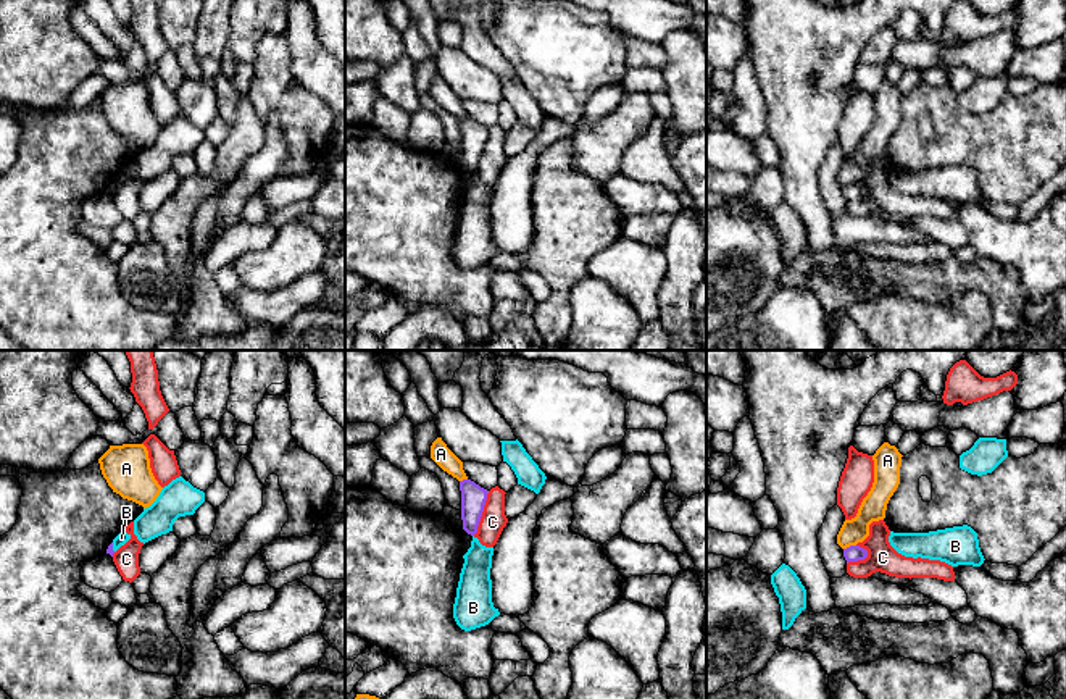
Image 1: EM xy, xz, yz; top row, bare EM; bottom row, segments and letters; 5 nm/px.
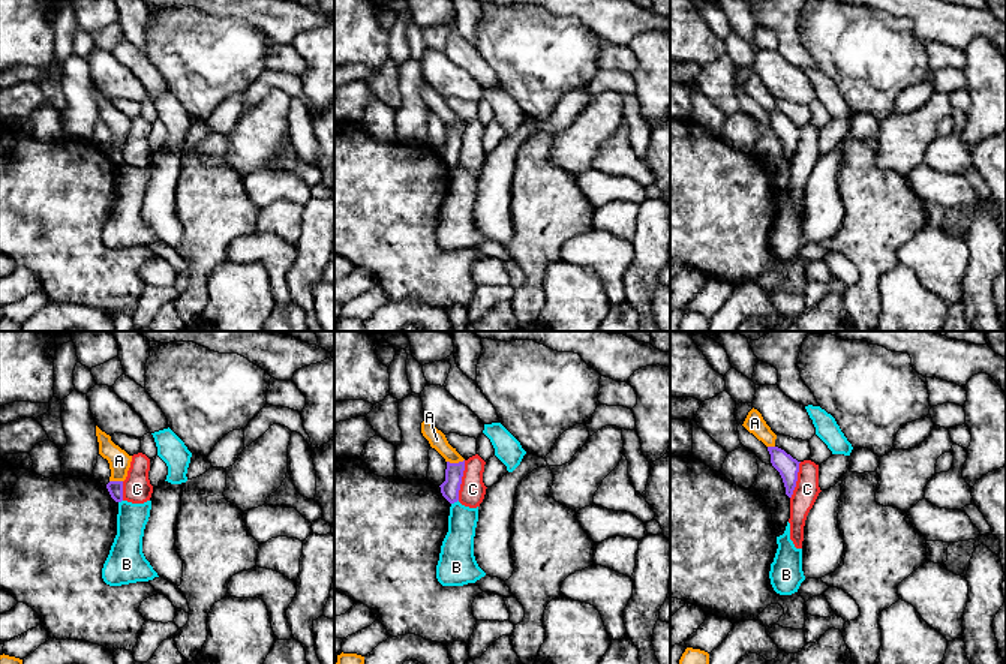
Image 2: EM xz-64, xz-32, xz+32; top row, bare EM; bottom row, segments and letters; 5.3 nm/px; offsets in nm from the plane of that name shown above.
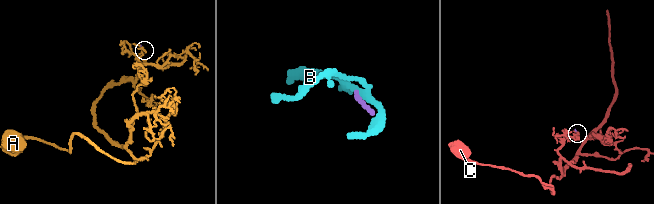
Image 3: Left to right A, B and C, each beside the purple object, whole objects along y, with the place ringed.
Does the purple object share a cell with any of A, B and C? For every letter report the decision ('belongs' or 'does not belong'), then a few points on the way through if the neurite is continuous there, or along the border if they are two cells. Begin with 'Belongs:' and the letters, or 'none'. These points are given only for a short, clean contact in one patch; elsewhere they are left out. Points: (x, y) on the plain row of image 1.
Belongs: none
A: does not belong
B: does not belong; border along xy (112, 181), (115, 189)
C: does not belong

